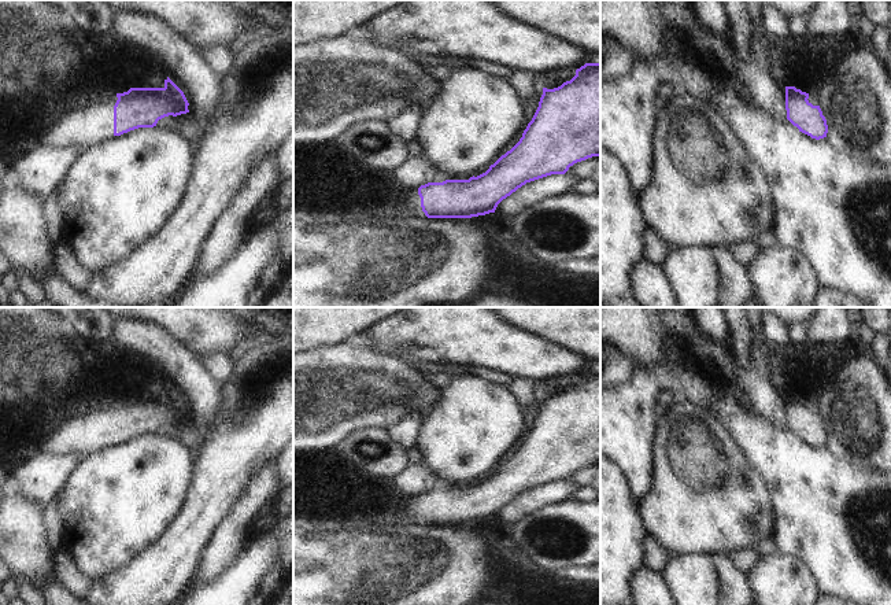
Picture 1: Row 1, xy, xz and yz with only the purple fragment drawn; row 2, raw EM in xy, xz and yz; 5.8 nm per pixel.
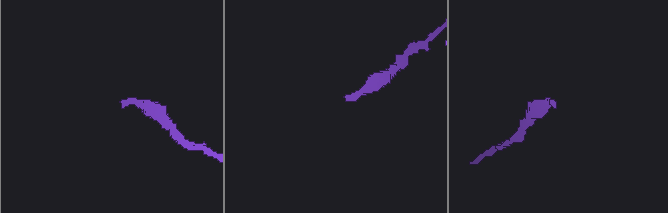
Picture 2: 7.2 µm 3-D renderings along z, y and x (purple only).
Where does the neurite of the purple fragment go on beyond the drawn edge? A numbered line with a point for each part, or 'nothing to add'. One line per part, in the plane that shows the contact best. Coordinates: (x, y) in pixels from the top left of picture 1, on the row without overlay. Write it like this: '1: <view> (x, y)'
1: xy (88, 430)

